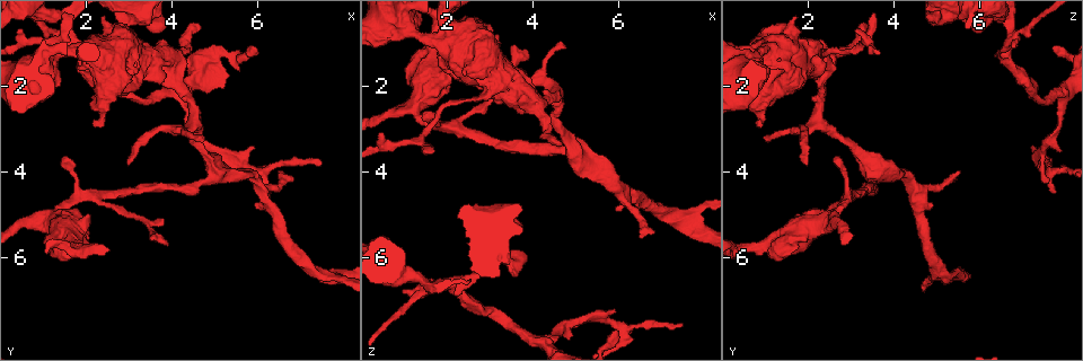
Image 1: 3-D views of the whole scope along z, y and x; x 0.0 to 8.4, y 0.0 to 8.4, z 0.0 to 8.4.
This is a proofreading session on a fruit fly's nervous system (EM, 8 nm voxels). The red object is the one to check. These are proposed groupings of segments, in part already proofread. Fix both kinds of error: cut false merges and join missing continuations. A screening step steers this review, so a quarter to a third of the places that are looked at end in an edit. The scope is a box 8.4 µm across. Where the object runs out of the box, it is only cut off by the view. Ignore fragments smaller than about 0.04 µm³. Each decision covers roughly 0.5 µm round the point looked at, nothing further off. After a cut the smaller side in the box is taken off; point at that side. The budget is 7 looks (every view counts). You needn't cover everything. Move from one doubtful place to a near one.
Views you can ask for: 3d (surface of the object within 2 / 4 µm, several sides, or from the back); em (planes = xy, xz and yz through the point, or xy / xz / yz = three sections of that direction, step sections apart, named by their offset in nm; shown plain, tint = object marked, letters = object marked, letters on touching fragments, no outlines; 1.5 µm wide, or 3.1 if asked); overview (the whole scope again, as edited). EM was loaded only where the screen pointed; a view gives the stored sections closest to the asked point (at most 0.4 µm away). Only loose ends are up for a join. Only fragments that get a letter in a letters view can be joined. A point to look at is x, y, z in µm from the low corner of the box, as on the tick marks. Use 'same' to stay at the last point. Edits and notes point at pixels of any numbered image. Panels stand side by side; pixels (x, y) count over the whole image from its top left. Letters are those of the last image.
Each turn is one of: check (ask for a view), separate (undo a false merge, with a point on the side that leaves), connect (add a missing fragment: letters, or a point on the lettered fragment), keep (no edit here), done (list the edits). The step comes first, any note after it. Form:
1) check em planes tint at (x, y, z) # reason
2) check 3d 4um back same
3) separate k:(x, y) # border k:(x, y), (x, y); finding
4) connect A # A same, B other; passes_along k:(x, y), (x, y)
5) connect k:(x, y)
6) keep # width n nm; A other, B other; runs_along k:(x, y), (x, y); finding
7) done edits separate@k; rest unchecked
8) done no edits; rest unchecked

check 3d 4um at (4.90, 4.10, 7.50) # tapers out

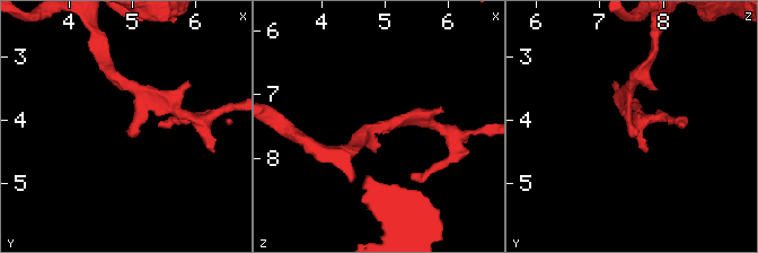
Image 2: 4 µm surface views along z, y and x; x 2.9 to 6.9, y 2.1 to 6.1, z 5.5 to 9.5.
check em xz step 8 tint at (4.95, 4.15, 7.55) # shape alone is not enough

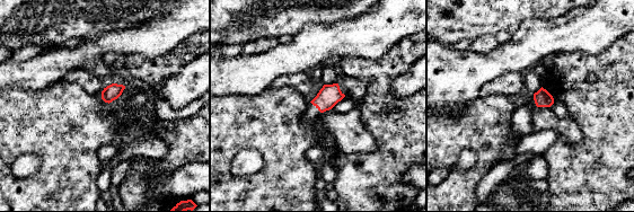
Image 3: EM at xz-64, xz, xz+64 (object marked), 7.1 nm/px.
check em xz step 8 letters same # see the neighbours

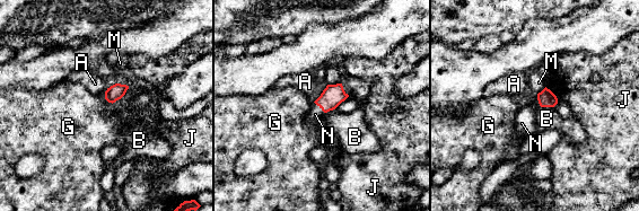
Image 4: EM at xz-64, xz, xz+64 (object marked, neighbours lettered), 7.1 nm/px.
connect N # A other, B other, G other, J other, M other, N same; passes_along 4:(333, 95), (320, 107), (315, 114); it goes on there

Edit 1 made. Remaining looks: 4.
check overview # see it whole again

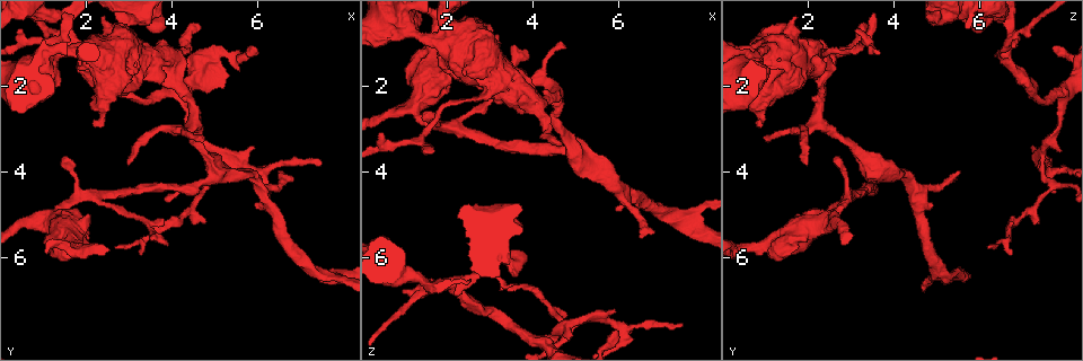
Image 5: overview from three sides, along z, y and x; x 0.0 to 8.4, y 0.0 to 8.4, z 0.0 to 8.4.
check 3d 2um at (1.65, 0.75, 6.70) # abrupt turn

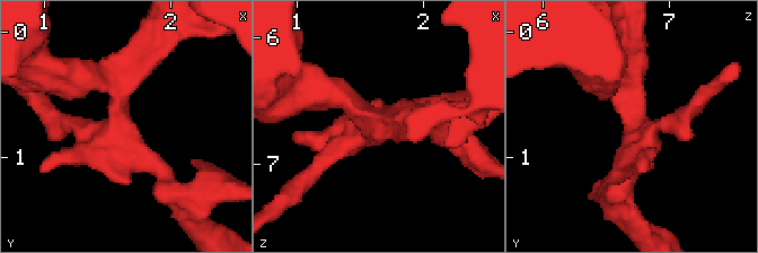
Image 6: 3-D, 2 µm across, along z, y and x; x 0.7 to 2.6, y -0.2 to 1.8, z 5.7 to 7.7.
check em planes letters at (1.62, 0.80, 6.72) # now the EM

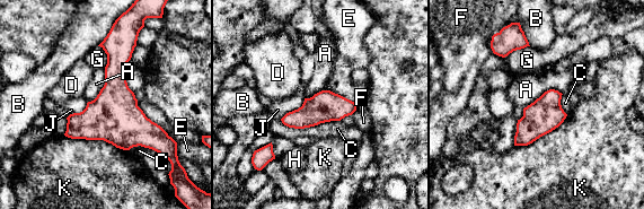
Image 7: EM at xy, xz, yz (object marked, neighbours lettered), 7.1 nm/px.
keep # width 220 nm; longest_contact K 460 nm; A other, B other, C other, D other, E other, F other, G other, H other, J other, K other; one cell here

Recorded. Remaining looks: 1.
check em planes letters at (2.90, 1.10, 2.20) # sudden change in width

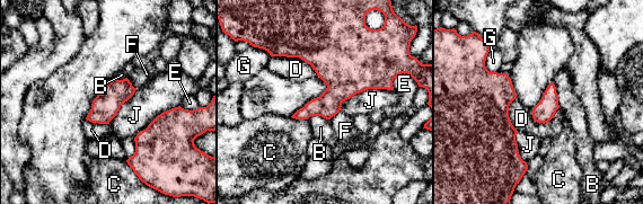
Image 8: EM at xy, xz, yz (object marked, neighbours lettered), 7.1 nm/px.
keep # width 150 nm; B other, C other, D other, E other, F other, G other, J other; border 8:(393, 89), (359, 91), (340, 107); continuous, no second cell

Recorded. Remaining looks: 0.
done edits connect@4; rest unchecked

